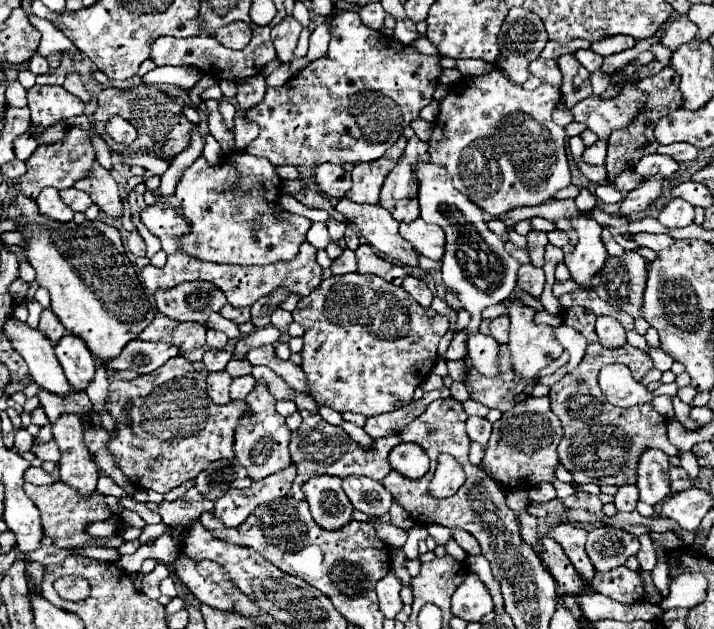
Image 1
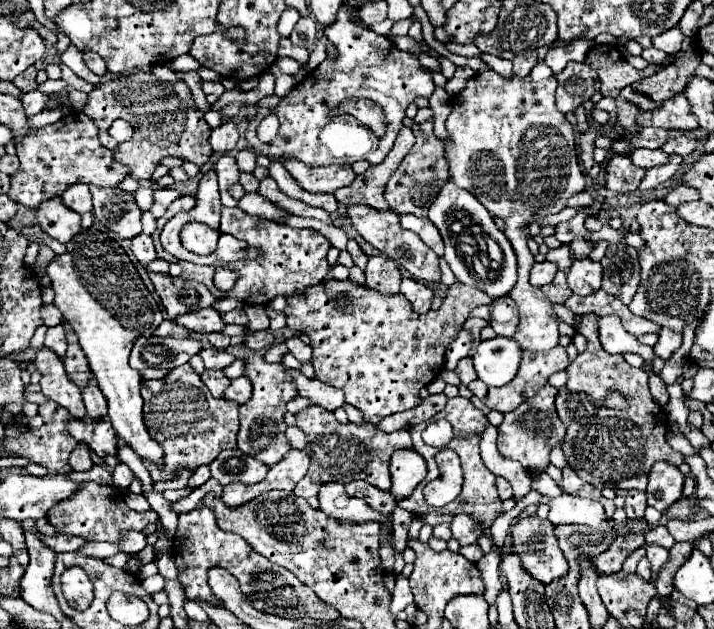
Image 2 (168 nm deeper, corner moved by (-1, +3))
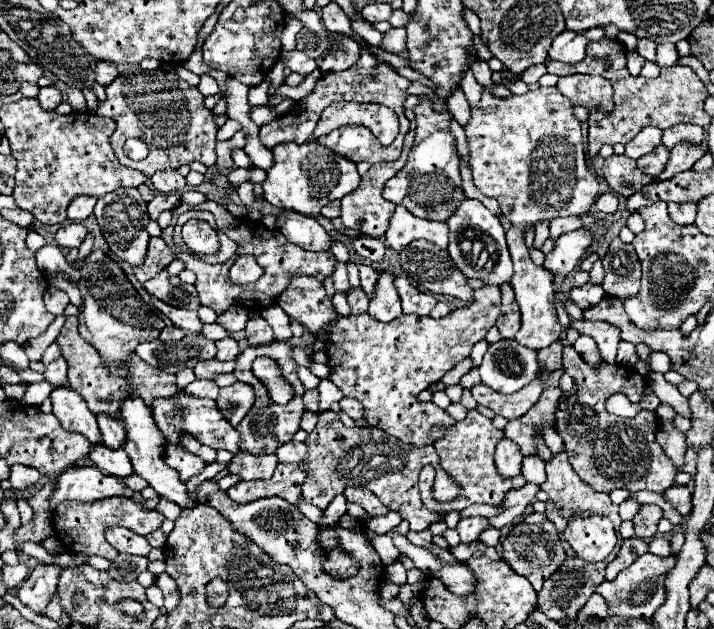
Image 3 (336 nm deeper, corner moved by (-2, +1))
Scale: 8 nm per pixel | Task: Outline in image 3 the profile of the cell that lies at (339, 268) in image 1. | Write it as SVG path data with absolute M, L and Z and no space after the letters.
M361 286L359 288L351 288L347 292L347 302L351 306L351 314L365 314L367 312L369 300L367 300L367 294L363 292Z

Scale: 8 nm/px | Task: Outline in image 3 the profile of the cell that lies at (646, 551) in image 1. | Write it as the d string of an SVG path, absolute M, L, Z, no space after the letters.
M655 536L655 538L651 538L651 542L649 542L649 552L659 554L659 556L669 556L669 554L671 554L669 540L665 540L663 536Z

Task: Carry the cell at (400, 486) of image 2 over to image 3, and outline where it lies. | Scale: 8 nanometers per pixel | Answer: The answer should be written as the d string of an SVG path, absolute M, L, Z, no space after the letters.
M389 512L387 516L371 518L371 520L367 522L367 528L369 528L371 532L375 532L375 534L385 534L385 532L389 532L391 528L399 526L399 522L401 522L399 512Z

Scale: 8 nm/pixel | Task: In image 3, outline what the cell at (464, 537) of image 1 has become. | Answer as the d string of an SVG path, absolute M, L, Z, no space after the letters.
M475 516L475 518L461 518L459 524L457 524L457 532L461 536L461 542L469 544L469 542L475 542L479 540L481 532L485 528L489 528L491 522L489 518L483 518L483 516Z

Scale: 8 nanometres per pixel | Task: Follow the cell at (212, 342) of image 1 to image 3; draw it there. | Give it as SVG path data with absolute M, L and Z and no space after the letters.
M233 338L217 340L215 346L217 346L217 358L219 358L219 360L235 360L237 354L239 354L237 340L233 340Z

